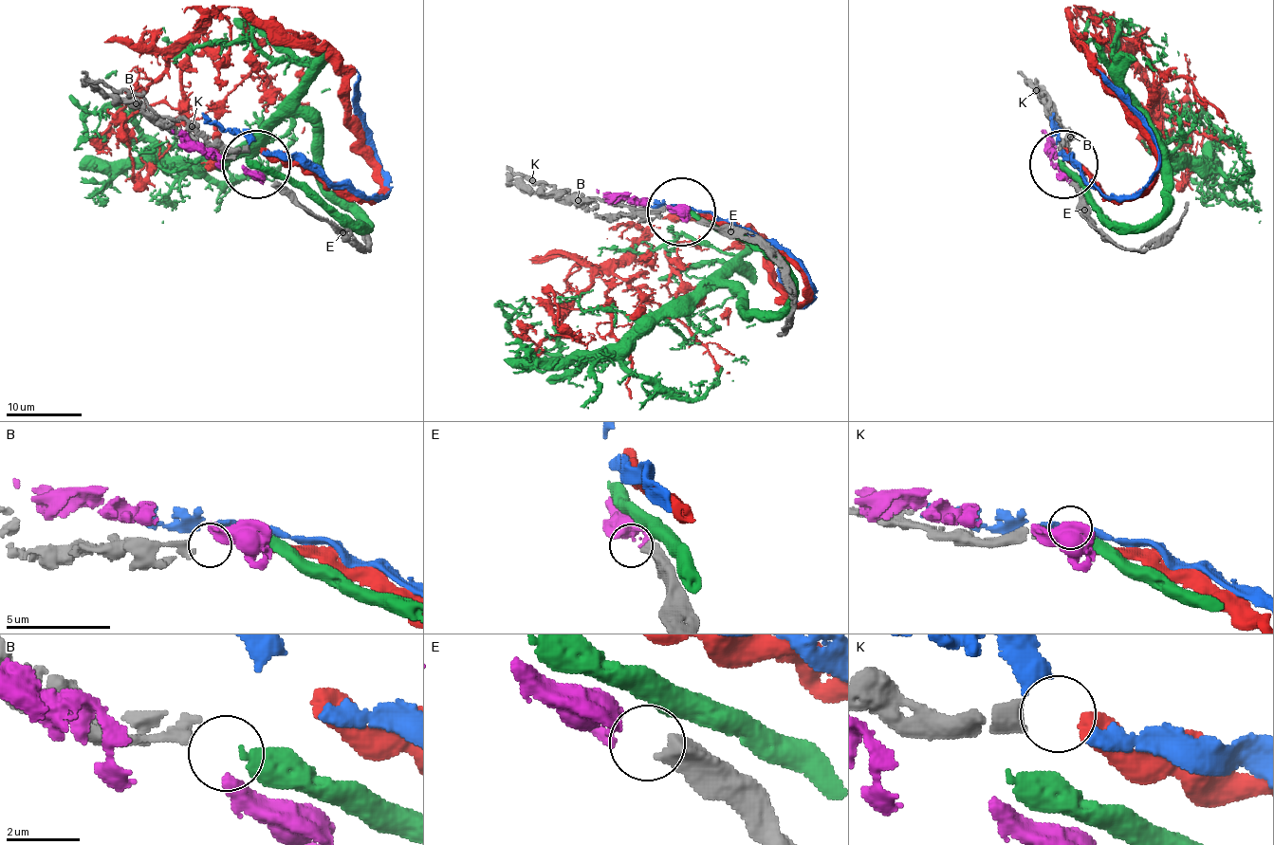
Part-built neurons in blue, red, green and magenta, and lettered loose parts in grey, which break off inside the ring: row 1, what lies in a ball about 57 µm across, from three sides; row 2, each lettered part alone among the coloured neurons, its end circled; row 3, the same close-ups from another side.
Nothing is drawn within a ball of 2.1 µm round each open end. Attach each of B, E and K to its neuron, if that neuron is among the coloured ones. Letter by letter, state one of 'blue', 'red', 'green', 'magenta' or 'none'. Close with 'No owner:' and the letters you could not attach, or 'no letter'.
B: none
E: magenta
K: red
No owner: B

